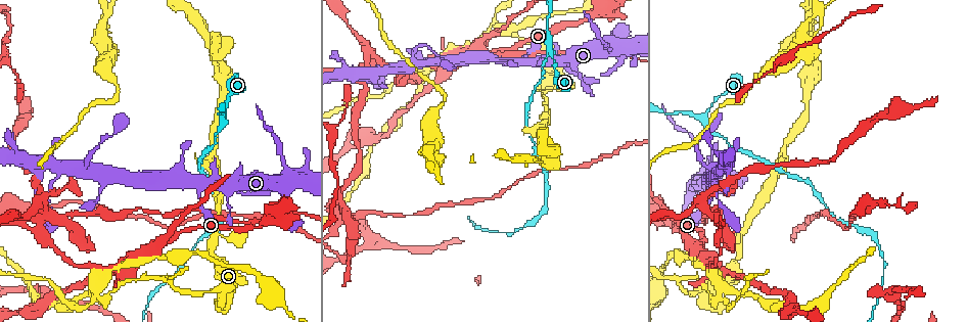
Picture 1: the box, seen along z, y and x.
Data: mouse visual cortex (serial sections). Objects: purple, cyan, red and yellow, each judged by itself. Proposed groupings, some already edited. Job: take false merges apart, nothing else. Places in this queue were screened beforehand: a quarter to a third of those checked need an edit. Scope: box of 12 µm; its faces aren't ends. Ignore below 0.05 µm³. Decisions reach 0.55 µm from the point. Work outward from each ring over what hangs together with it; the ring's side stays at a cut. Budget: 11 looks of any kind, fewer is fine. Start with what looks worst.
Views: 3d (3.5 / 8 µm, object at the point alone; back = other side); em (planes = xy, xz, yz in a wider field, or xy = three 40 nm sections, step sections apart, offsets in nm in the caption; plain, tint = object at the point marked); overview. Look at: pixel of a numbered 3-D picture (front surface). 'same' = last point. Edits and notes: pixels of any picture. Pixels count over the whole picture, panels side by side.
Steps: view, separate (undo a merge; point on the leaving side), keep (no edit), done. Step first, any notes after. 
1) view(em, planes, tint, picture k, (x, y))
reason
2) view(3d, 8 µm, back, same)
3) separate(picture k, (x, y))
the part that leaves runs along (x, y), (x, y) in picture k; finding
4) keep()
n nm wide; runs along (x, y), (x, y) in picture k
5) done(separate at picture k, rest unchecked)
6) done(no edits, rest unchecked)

view(3d, 8 µm, picture 1, (552, 52))
narrows sharply

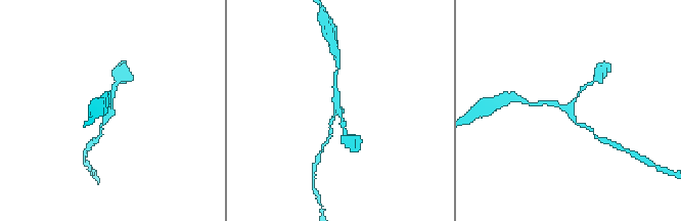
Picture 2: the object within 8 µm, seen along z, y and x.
view(3d, 3.5 µm, back, picture 2, (341, 113))

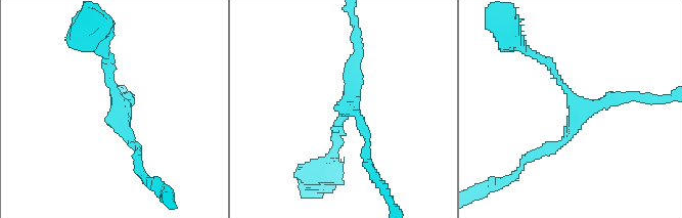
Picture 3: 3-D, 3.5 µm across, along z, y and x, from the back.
view(em, planes, tint, picture 3, (575, 105))
3 arms; arms of 150, 150, 150 nm

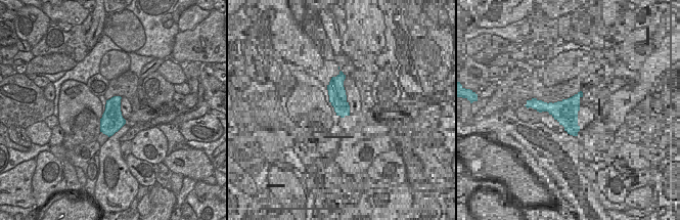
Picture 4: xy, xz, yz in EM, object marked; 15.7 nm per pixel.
keep()
runs along (104, 54), (118, 118), (139, 148) in picture 3; all the same cell

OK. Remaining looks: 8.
view(3d, 3.5 µm, back, picture 1, (699, 246))

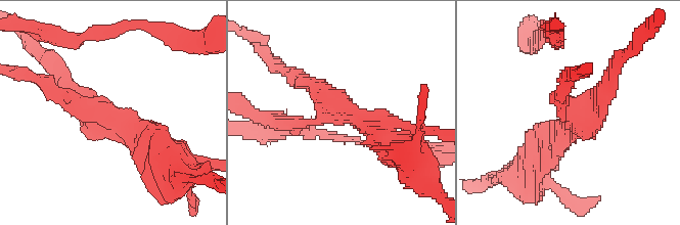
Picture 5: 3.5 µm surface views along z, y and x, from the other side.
view(em, xy, step 3, tint, picture 5, (574, 110))
3 arms; arms of 200, 250, 350 nm

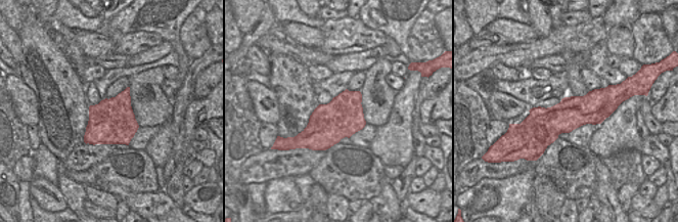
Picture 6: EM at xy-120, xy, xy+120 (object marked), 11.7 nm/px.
separate(picture 5, (601, 97))
a second cell is stuck on

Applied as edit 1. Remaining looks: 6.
view(3d, 3.5 µm, back, picture 1, (97, 289))

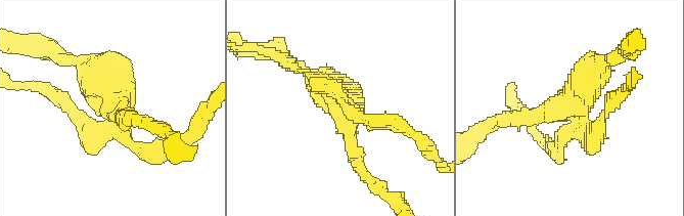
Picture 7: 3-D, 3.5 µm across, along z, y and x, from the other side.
view(em, planes, tint, picture 7, (339, 97))
4 arms; arms of 100, 200, 200, 400 nm; now the EM

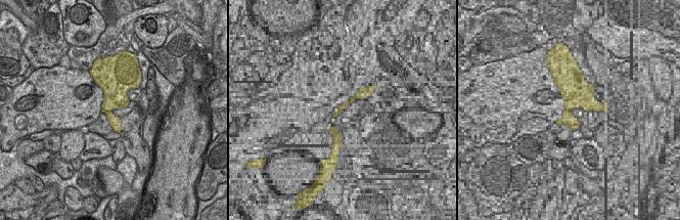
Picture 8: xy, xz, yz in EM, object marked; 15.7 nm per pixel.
view(em, xy, step 5, tint, same)

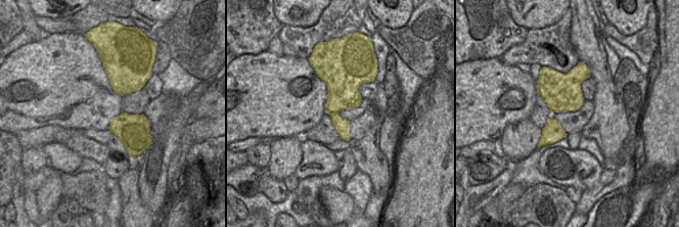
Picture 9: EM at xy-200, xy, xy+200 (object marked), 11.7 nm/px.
keep()
runs along (77, 110), (92, 128), (111, 113), (74, 59) in picture 7; continuous, no second cell

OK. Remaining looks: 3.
view(3d, 3.5 µm, picture 1, (211, 244))
three-way junction

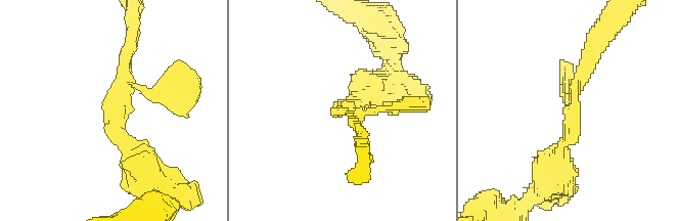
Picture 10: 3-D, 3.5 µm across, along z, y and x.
view(em, xy, step 2, tint, picture 10, (572, 111))
3 arms; arms of 150, 150, 350 nm

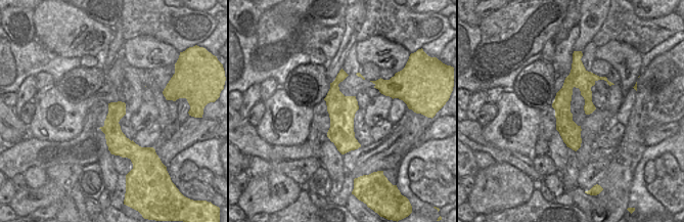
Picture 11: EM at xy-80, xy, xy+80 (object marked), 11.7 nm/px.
keep()
runs along (556, 167), (592, 51) in picture 10; continuous, no second cell

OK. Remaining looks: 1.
done(separate at picture 5, rest unchecked)

